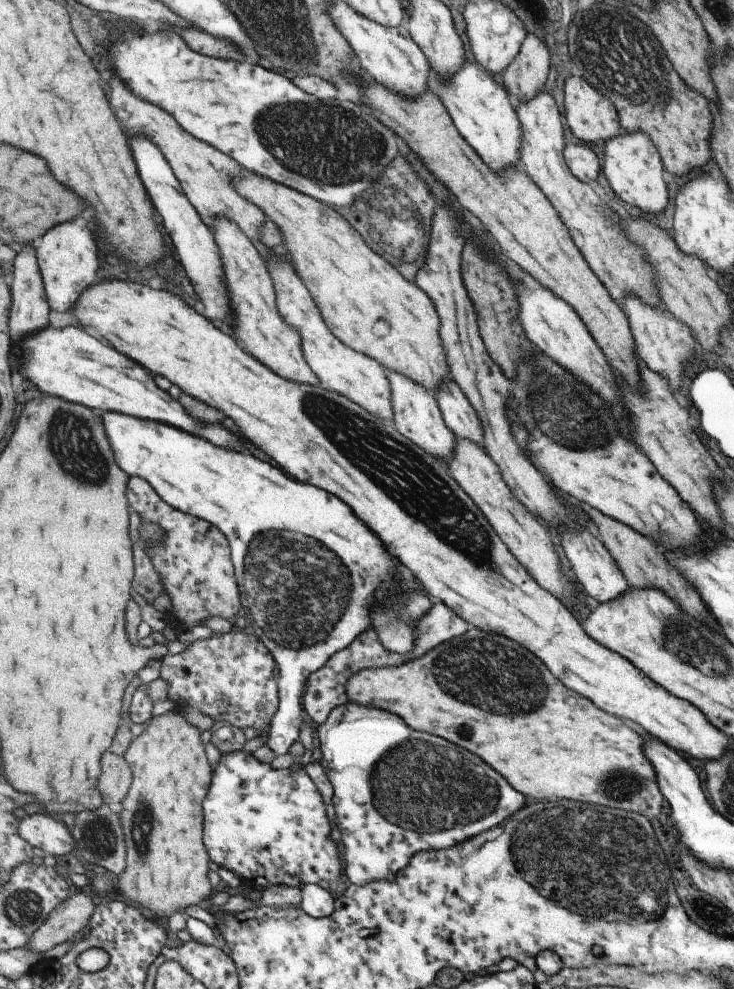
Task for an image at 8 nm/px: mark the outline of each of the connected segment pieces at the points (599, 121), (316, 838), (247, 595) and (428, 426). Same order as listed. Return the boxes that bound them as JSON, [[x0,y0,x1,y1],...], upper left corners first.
[[563,76,621,143],[204,749,343,891],[103,412,399,756],[386,371,456,465]]

